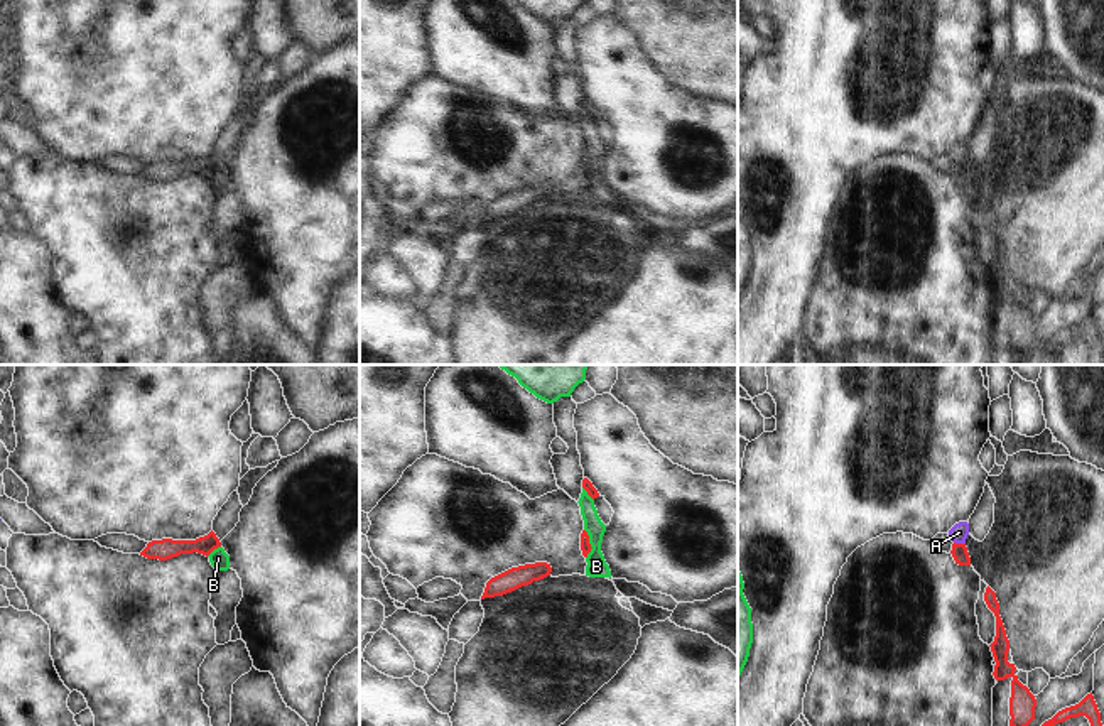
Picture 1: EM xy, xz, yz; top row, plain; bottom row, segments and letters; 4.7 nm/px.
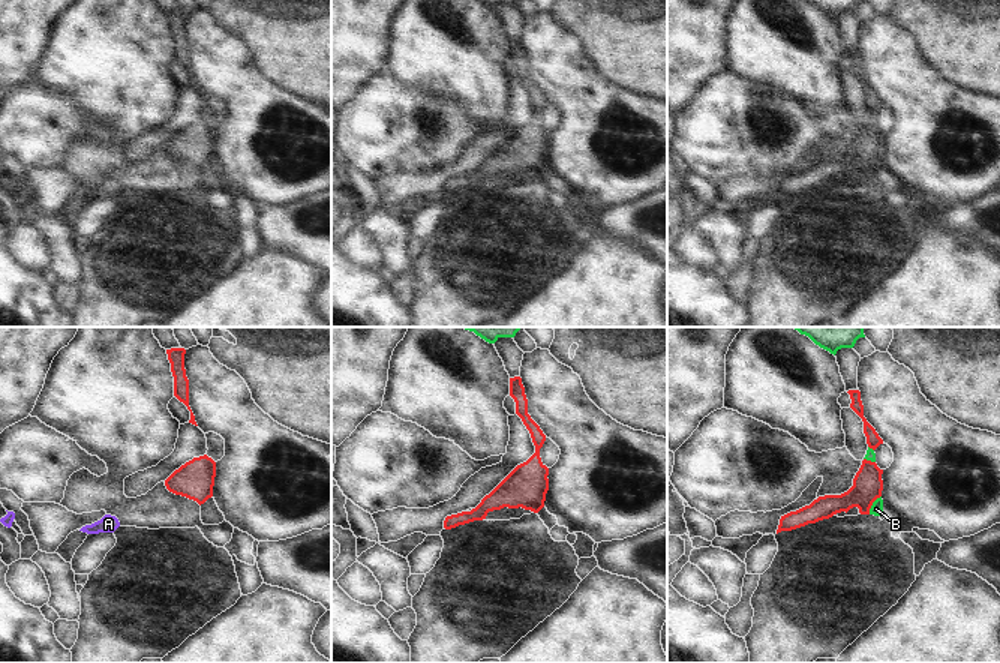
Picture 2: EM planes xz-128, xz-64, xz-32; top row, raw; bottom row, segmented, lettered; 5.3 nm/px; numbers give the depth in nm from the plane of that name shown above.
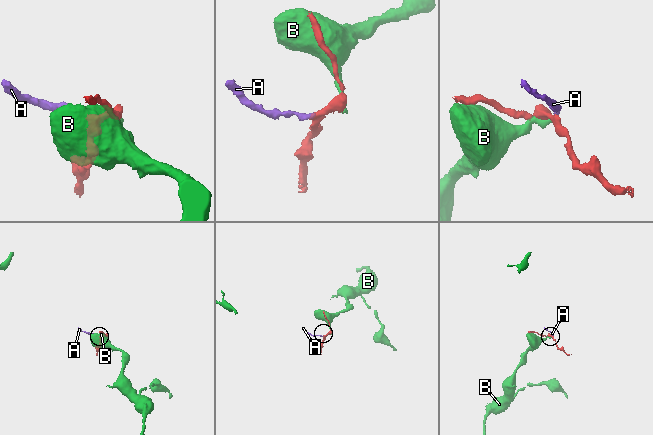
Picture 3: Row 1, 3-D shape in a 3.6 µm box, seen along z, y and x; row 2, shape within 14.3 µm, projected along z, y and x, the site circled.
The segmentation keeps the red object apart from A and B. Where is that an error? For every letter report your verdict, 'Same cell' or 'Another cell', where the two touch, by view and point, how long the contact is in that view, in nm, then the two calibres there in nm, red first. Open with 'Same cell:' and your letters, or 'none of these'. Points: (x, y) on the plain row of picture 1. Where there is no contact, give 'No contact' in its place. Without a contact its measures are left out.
Same cell: A
A: Same cell. Touches red at yz (959, 166). Shared border 60 nm. Thickness 80 nm (red) against 90 nm
B: Another cell. Touches red at xz (589, 166). Shared border 140 nm. Thickness 50 nm (red) against 100 nm.

